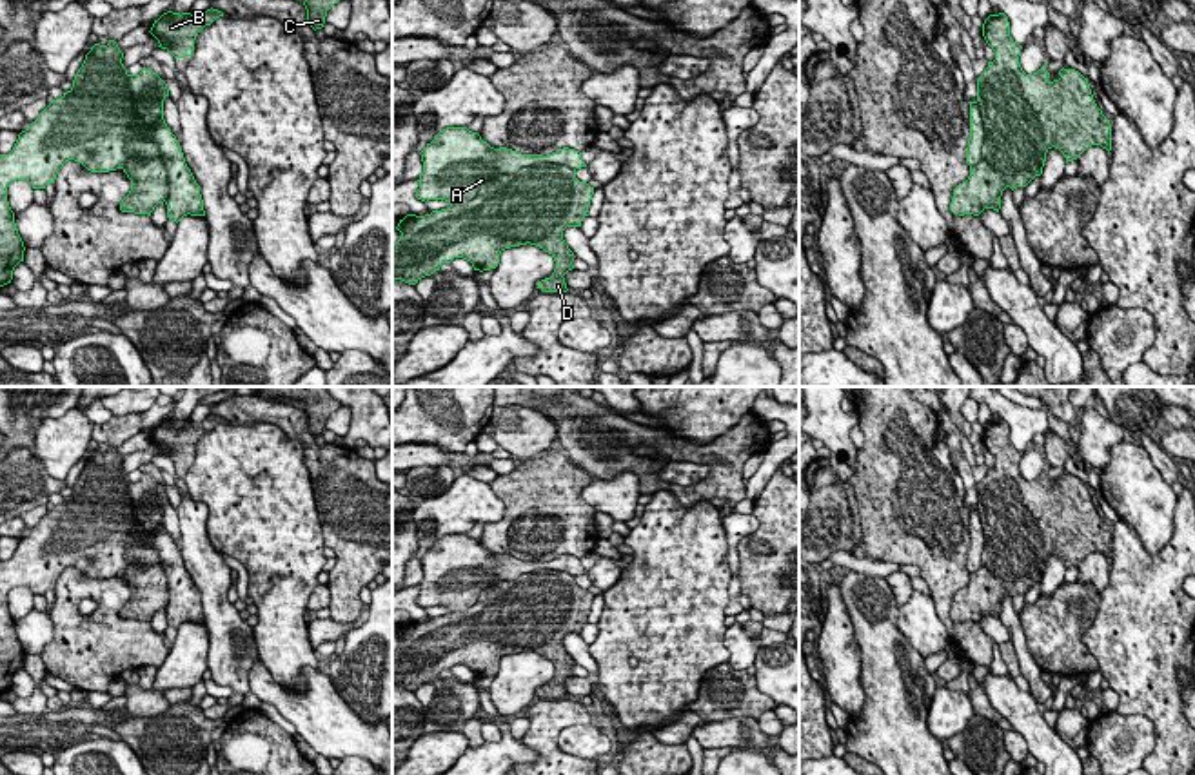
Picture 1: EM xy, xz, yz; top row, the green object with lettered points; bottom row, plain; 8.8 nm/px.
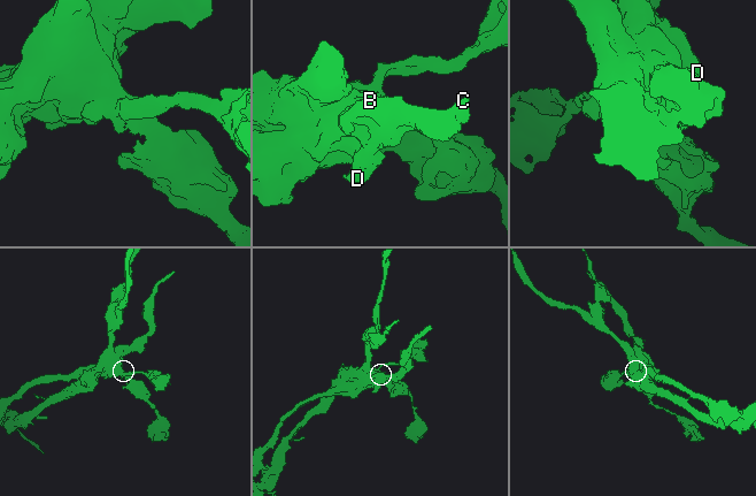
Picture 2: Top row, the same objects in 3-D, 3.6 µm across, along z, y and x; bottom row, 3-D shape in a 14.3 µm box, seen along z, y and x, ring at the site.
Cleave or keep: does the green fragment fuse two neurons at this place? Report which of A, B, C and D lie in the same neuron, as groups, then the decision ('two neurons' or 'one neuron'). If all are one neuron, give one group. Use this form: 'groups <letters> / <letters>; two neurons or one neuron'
groups A / B C D; two neurons

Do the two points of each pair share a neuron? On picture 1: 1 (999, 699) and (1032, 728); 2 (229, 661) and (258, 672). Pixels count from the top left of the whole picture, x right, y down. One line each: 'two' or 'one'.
1: one
2: two

